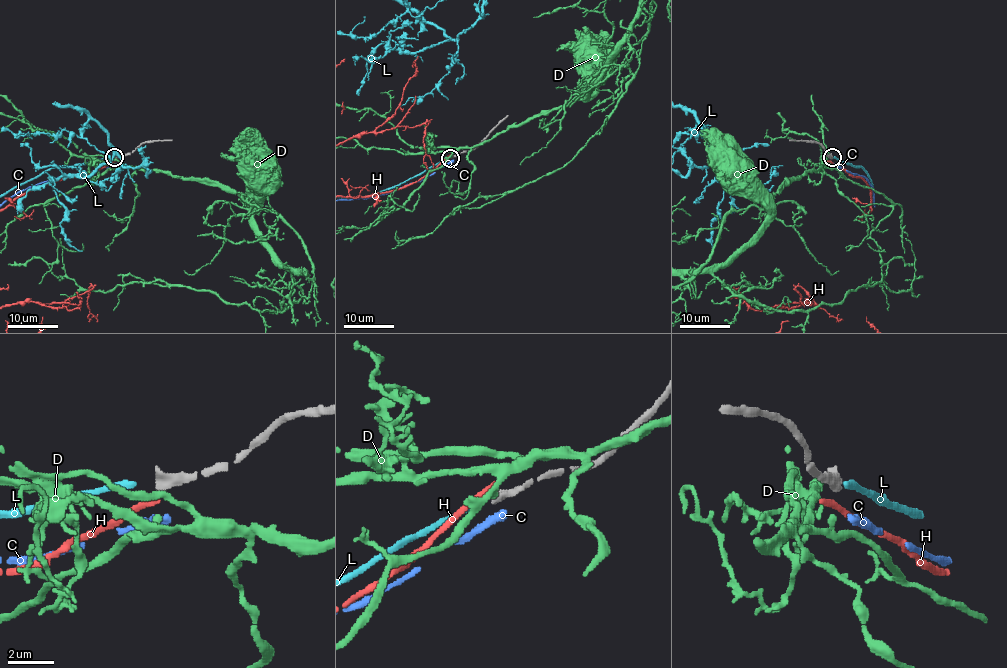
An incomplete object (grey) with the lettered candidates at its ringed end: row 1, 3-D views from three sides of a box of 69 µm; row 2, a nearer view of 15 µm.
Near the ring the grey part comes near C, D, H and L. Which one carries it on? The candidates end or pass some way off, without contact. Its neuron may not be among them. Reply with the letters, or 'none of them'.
L

